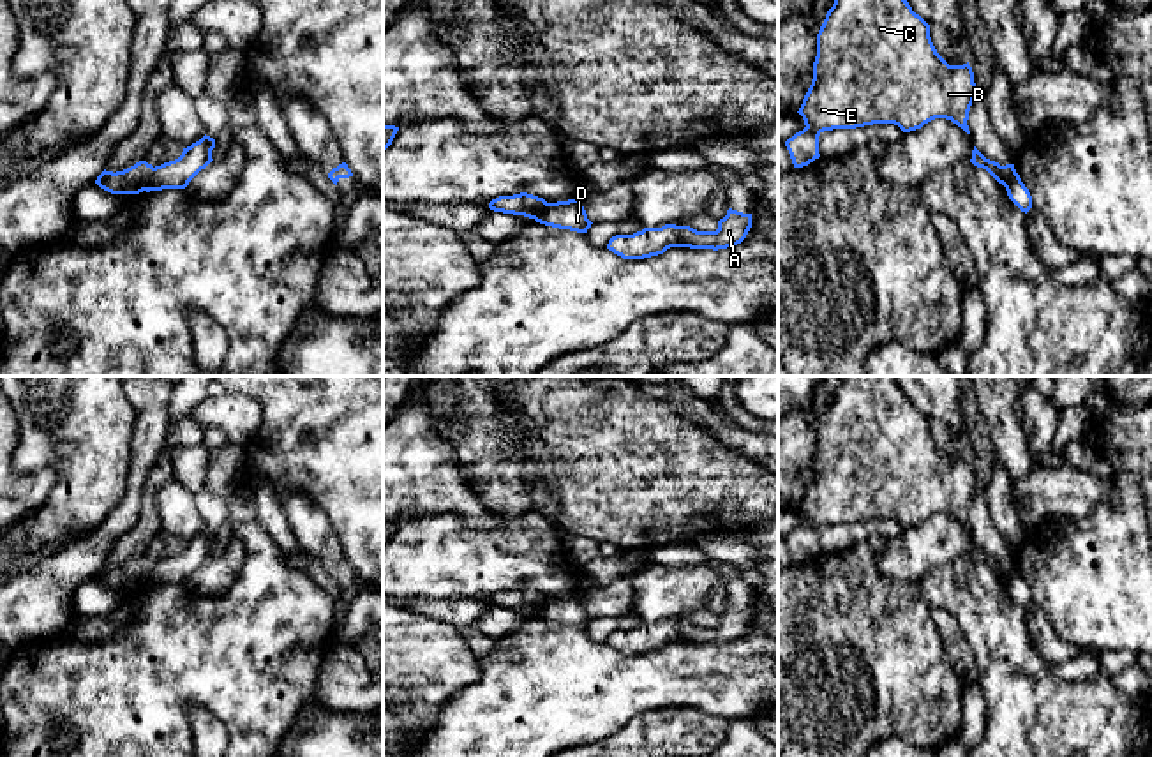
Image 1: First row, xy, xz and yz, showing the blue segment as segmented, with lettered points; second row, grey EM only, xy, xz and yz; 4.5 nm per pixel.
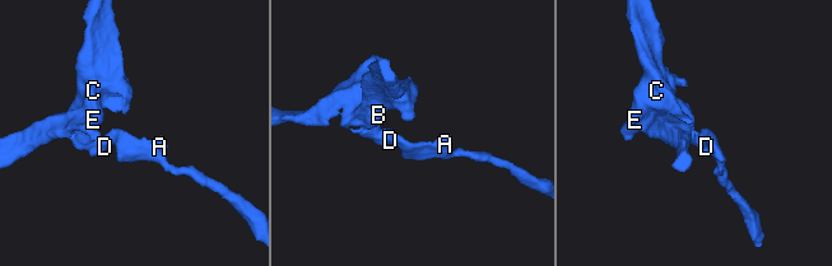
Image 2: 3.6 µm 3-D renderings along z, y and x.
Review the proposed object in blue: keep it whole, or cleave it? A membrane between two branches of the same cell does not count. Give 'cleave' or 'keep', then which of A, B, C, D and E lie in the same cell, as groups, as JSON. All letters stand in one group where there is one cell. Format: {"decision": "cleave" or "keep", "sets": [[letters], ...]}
{"decision": "cleave", "sets": [["A", "D"], ["B", "C", "E"]]}

